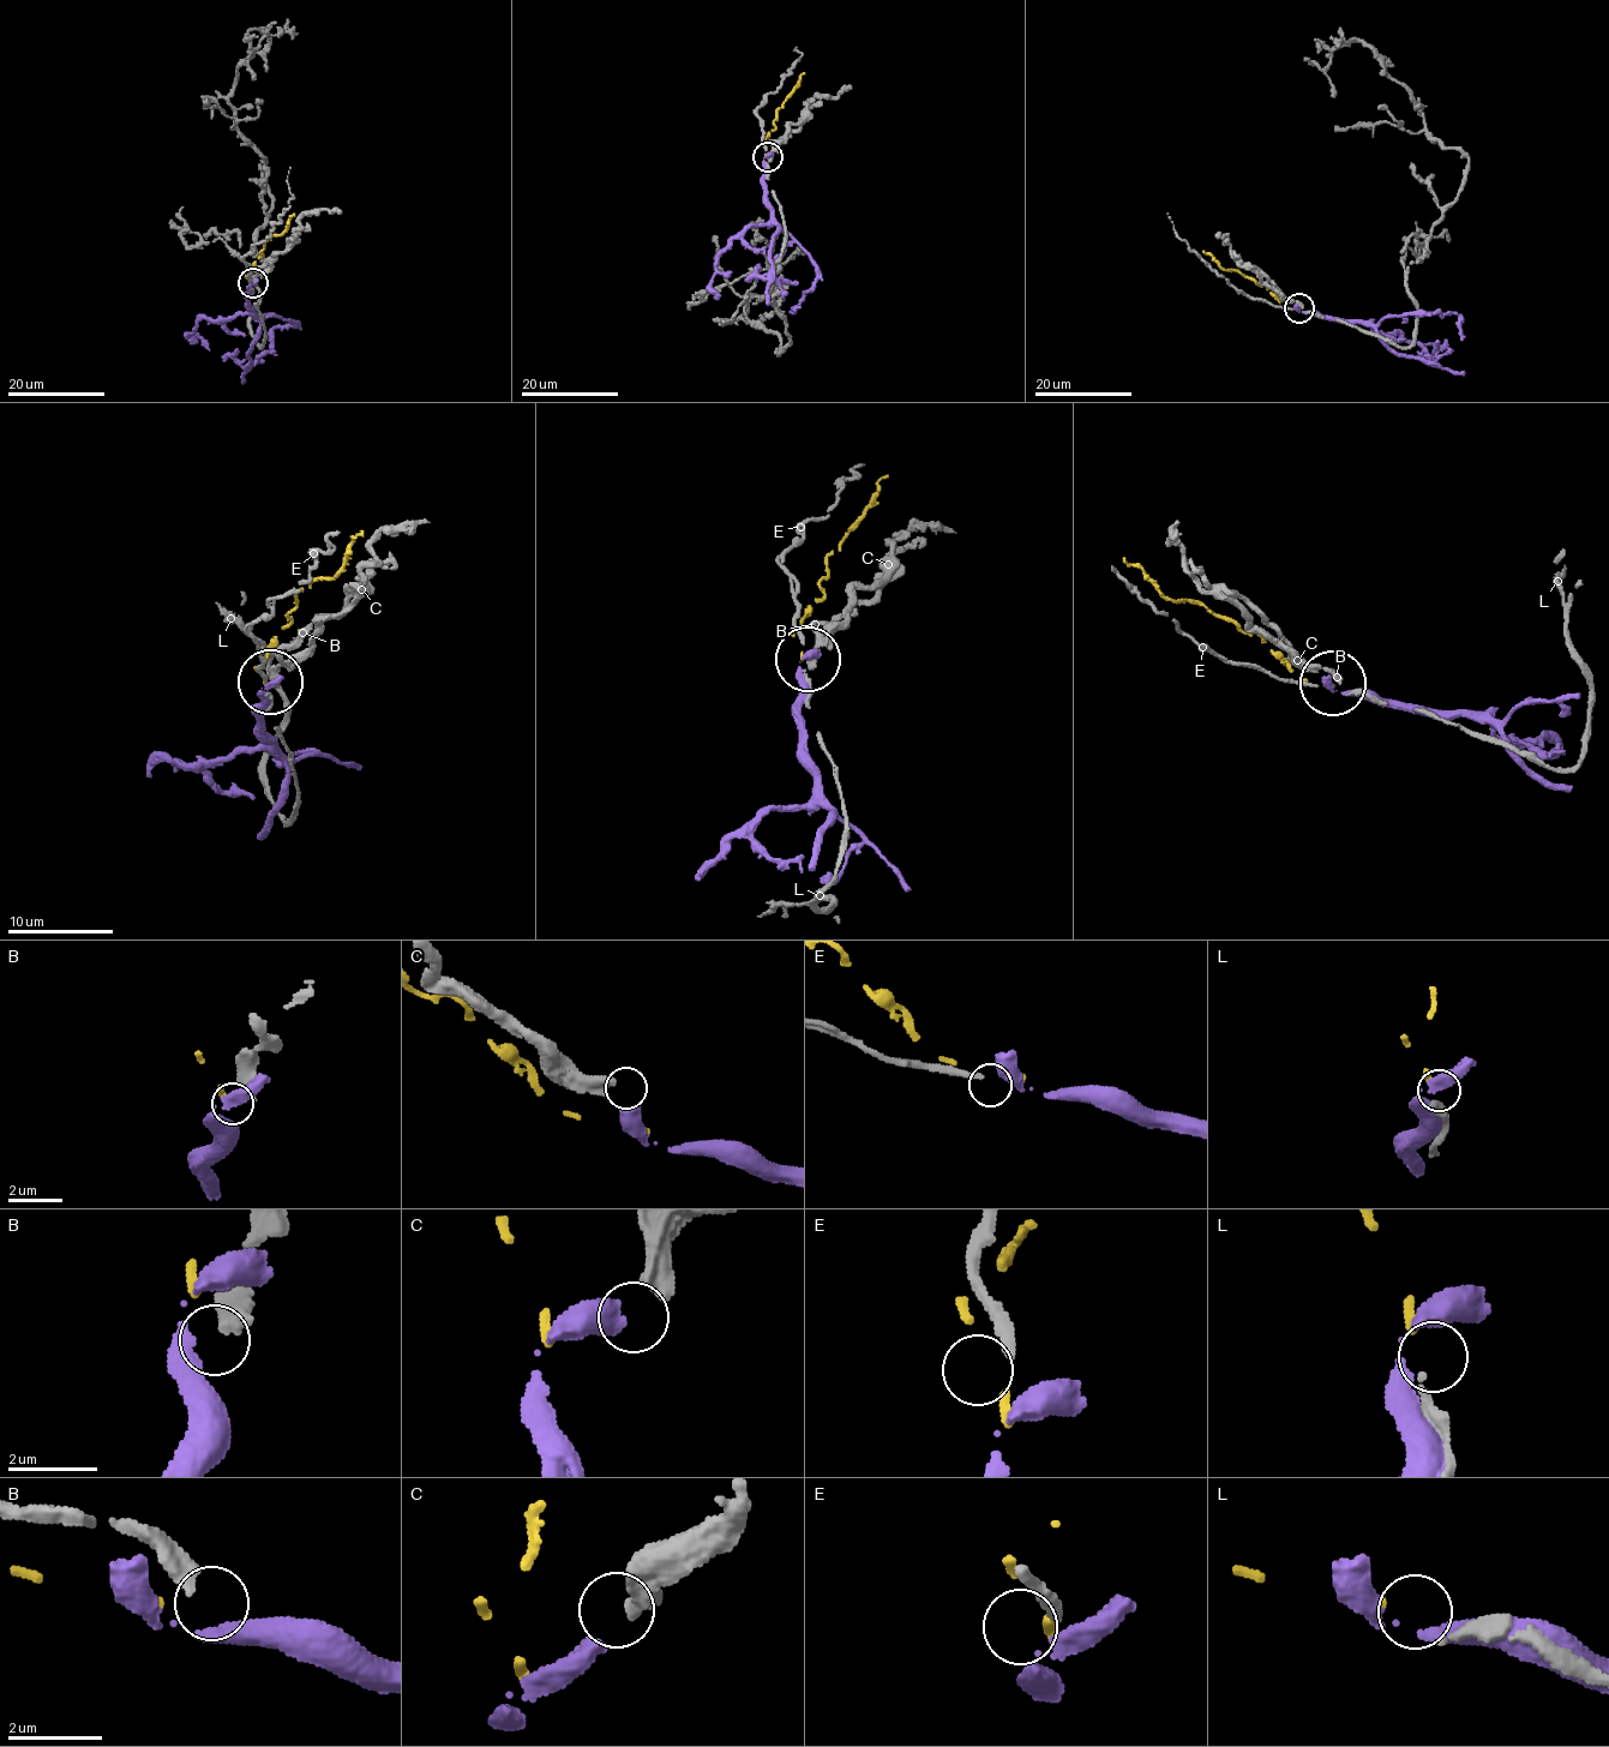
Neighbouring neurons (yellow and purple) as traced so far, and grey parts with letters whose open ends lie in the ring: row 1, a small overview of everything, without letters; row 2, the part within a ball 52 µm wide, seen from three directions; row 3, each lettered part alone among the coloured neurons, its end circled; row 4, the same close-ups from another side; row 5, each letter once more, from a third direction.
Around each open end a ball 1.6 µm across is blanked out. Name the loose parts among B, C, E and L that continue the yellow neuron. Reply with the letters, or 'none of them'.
L

